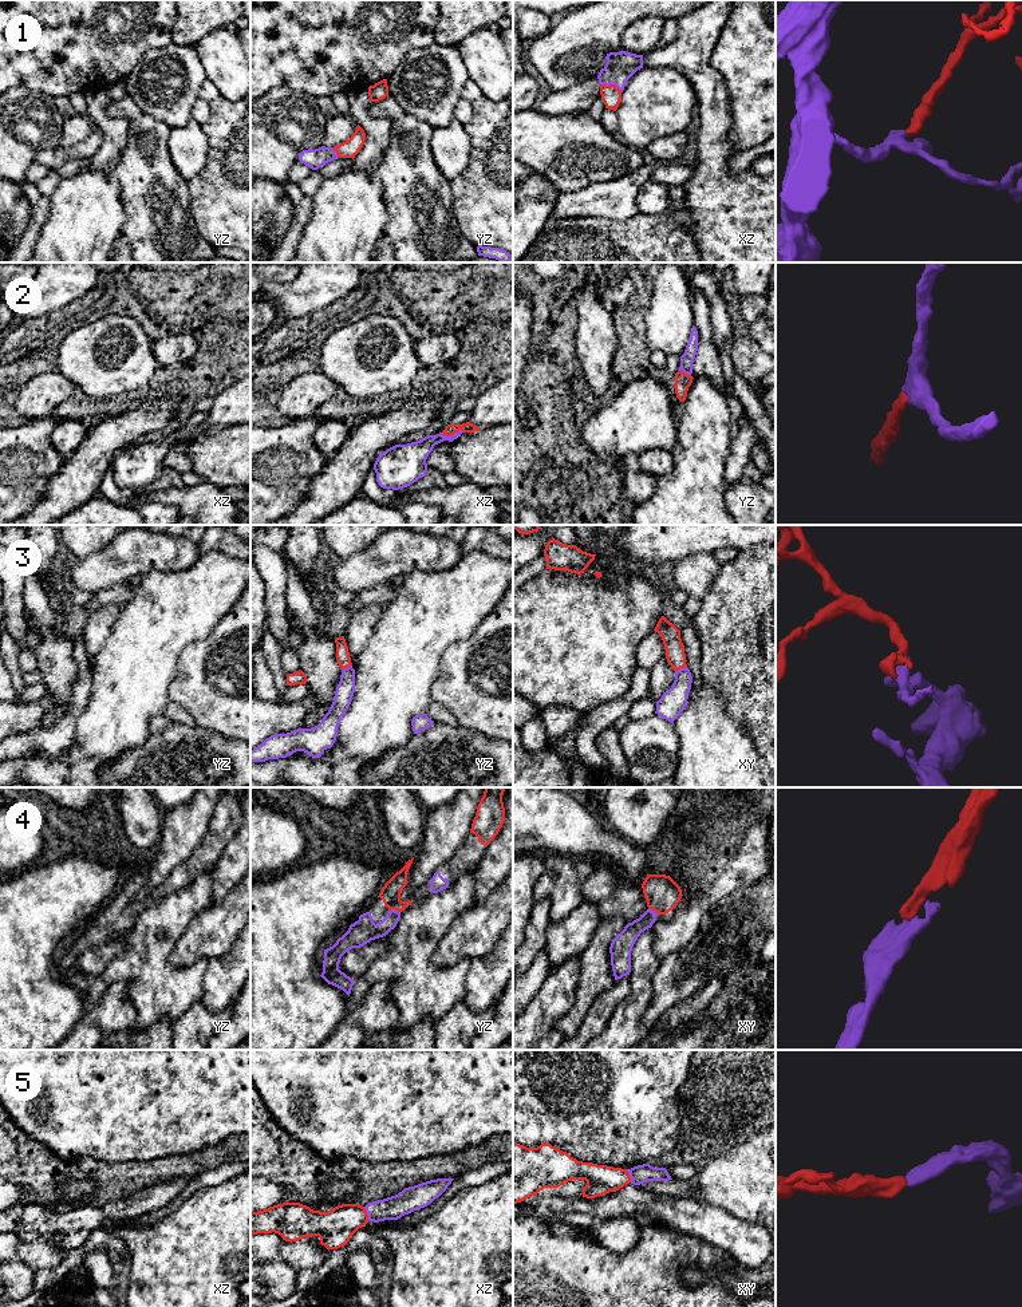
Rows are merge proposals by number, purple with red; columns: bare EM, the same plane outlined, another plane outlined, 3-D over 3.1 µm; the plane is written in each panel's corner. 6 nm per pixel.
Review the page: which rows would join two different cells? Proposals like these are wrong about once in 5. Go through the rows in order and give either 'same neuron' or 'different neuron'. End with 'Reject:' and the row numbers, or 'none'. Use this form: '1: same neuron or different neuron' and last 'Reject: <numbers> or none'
1: same neuron
2: same neuron
3: same neuron
4: same neuron
5: same neuron
Reject: none

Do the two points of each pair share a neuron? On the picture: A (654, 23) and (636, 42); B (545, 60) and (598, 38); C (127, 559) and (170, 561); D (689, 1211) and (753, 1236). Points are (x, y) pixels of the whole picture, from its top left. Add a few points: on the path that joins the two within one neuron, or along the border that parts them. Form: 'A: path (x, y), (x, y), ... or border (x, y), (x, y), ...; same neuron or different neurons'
A: path (651, 27), (640, 38); same neuron
B: path (559, 54), (568, 52), (584, 38); same neuron
C: path (138, 559), (160, 559); same neuron
D: path (705, 1221), (737, 1236); same neuron

